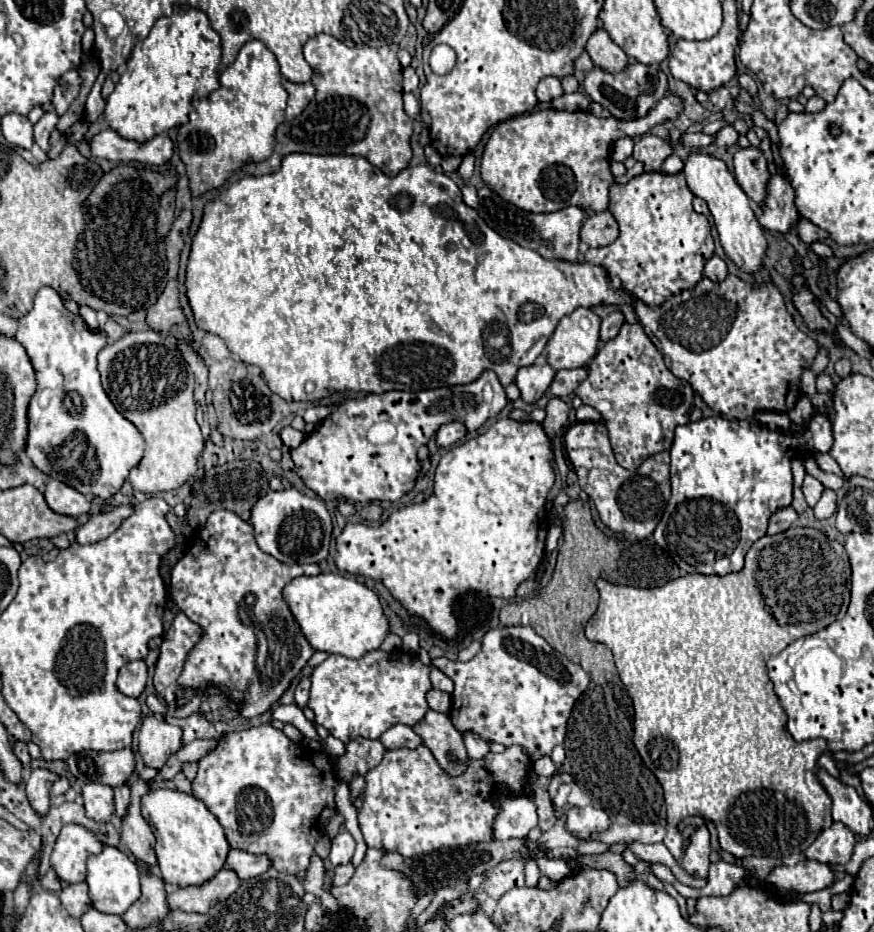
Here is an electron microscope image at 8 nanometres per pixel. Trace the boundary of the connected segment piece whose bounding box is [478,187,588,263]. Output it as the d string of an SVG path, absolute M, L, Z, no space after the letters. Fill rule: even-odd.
M482 187L478 191L478 197L480 197L480 207L478 207L480 217L502 237L540 253L544 259L562 259L568 263L578 261L580 227L588 217L586 209L570 205L570 207L564 207L564 209L552 211L552 213L528 213L528 211L522 211L516 205L504 201L500 195L490 191L488 187Z

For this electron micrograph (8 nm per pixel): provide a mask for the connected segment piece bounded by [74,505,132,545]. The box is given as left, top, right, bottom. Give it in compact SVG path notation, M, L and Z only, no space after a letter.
M120 505L114 507L110 513L100 513L96 517L90 517L84 525L77 528L74 539L80 545L102 541L110 533L114 533L120 527L120 521L130 513L132 513L132 505Z

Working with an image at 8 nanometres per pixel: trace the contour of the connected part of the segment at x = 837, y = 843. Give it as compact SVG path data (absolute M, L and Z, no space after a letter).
M832 823L832 827L824 829L816 837L816 841L804 851L804 855L826 865L848 863L854 853L854 845L856 845L854 833L842 823Z

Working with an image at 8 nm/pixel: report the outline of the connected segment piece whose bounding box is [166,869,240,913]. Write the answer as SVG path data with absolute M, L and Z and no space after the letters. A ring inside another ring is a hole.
M230 869L218 871L210 881L202 885L190 885L180 887L172 893L168 893L166 903L170 909L180 909L186 913L208 913L210 905L216 905L218 901L224 901L238 889L240 881L230 873Z

